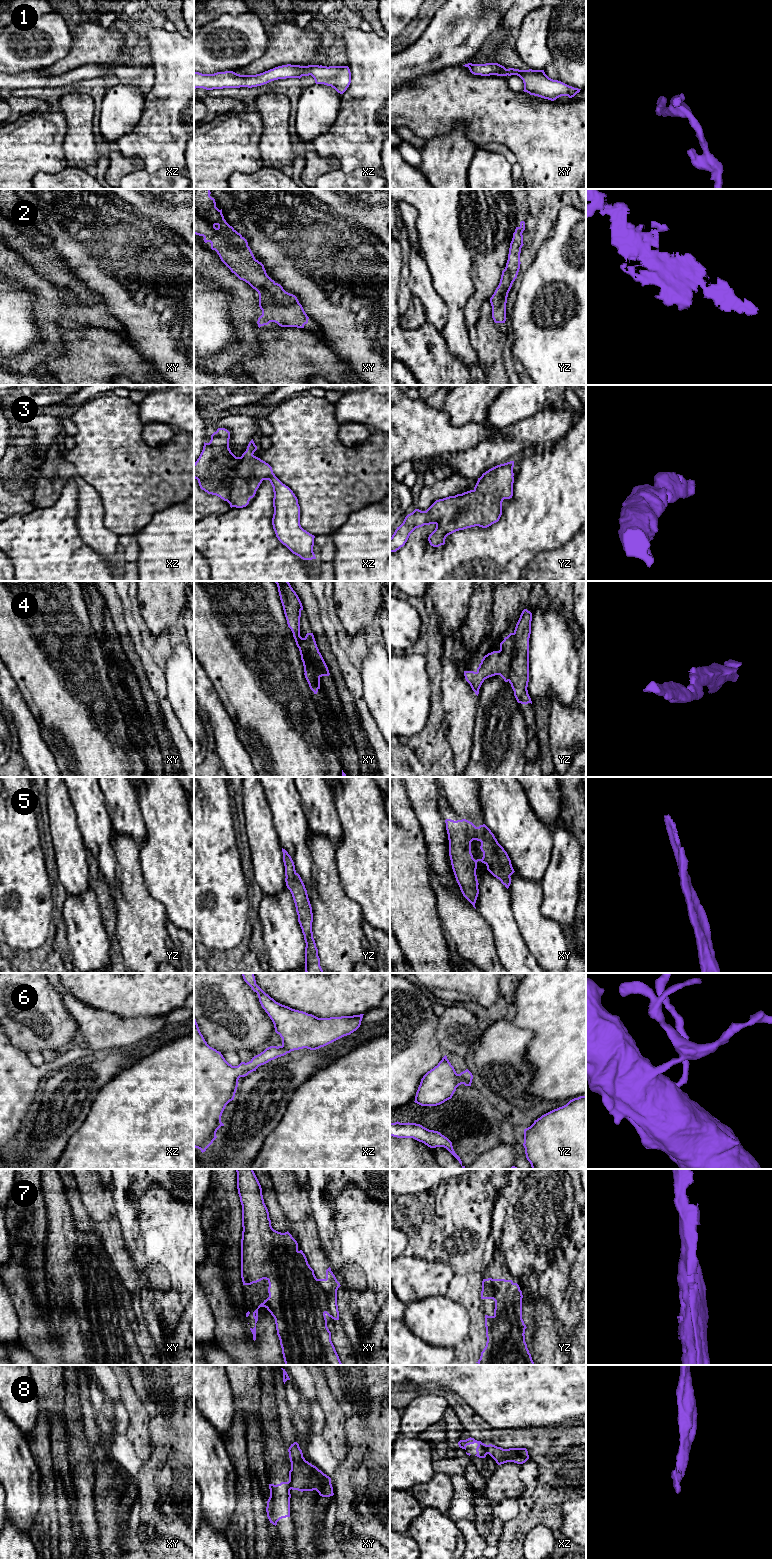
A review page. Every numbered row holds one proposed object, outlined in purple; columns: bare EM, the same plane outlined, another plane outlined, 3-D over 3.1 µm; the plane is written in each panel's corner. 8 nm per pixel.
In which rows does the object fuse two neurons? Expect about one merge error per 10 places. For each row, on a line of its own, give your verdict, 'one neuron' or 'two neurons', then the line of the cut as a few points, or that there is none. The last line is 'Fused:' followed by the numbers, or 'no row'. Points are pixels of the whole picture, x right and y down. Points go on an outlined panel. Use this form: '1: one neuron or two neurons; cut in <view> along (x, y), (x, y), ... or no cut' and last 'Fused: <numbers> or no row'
1: one neuron; no cut
2: one neuron; no cut
3: one neuron; no cut
4: two neurons; cut in yz along (514, 633), (514, 648), (508, 680)
5: one neuron; no cut
6: one neuron; no cut
7: two neurons; cut in xy along (336, 1298), (326, 1298), (322, 1302), (324, 1313)
8: two neurons; cut in xy along (290, 1470), (292, 1476), (291, 1488)
Fused: 4, 7, 8

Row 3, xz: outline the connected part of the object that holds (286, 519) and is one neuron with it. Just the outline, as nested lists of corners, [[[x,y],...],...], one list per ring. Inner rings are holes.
[[[218,428],[211,435],[210,442],[204,442],[203,450],[194,463],[194,478],[198,480],[200,488],[208,494],[216,495],[227,501],[231,508],[243,508],[255,496],[262,481],[269,480],[274,492],[272,525],[276,537],[301,559],[316,559],[313,552],[315,536],[304,530],[300,525],[300,506],[293,491],[275,476],[272,467],[268,463],[253,455],[257,450],[253,439],[249,442],[241,457],[236,457],[231,452],[229,439],[230,432],[225,428]]]

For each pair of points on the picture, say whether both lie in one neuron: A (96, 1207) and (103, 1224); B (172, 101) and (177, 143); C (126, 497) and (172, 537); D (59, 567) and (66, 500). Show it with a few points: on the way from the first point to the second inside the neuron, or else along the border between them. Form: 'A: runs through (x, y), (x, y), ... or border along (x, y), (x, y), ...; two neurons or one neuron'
A: runs through (100, 1211), (103, 1215), (103, 1220); one neuron
B: runs through (172, 111), (172, 133); one neuron
C: border along (171, 506), (158, 510), (135, 534); two neurons
D: runs through (58, 550), (58, 521), (60, 517); one neuron

